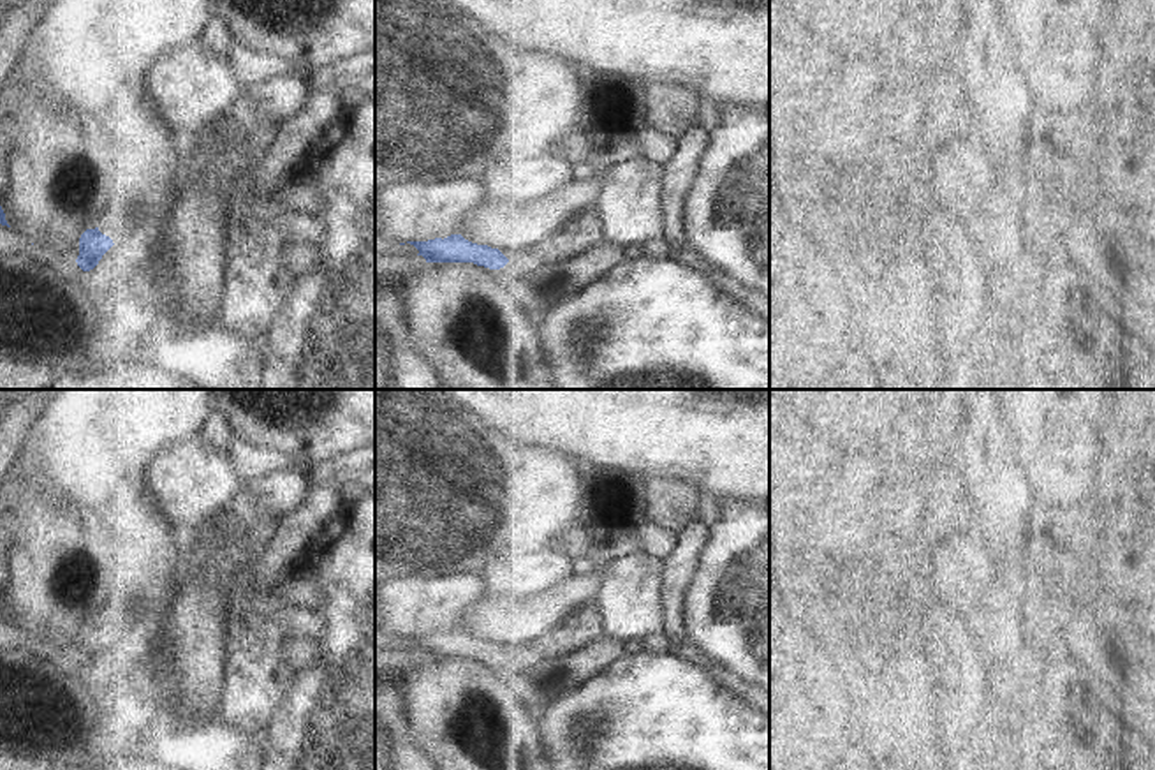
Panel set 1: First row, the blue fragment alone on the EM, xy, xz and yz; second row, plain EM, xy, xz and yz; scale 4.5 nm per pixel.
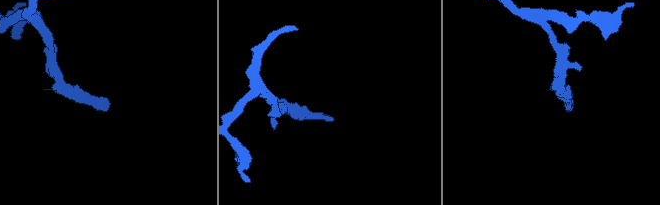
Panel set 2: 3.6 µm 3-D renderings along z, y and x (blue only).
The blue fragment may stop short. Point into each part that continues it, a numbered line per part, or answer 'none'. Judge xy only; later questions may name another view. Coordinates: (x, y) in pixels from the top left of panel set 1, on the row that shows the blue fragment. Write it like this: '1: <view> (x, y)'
1: xy (122, 224)

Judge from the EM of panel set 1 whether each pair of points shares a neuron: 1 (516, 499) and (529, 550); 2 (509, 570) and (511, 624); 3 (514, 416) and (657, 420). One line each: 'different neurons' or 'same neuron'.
1: different neurons
2: different neurons
3: same neuron

